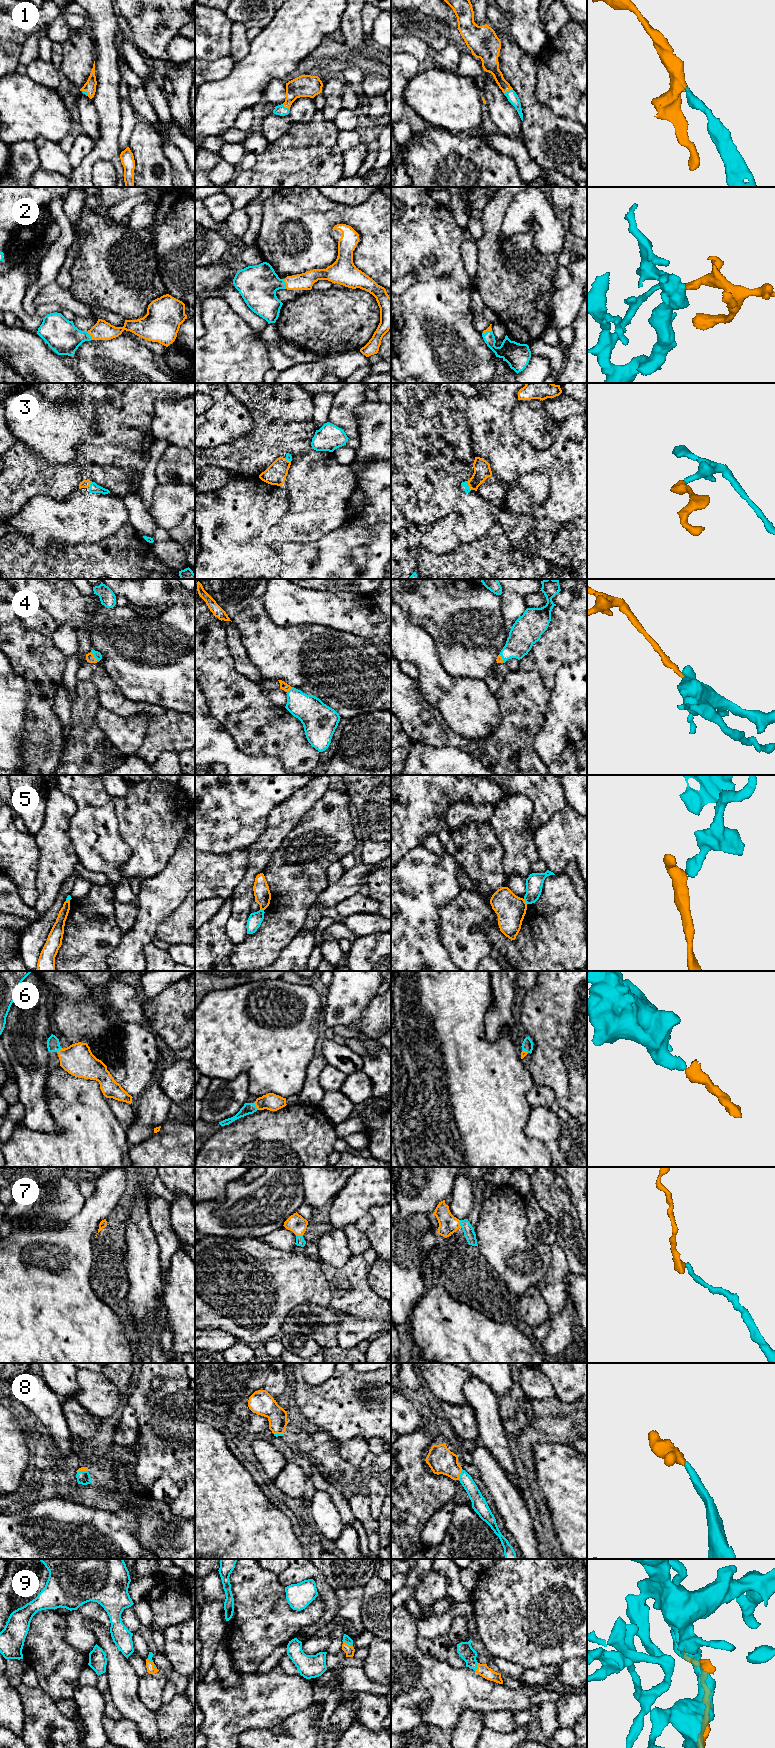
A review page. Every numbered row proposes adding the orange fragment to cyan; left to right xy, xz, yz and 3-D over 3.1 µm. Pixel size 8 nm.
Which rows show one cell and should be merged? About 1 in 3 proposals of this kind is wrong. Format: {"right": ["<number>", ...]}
{"right": ["1", "2", "3", "4", "6", "7", "8", "9"]}

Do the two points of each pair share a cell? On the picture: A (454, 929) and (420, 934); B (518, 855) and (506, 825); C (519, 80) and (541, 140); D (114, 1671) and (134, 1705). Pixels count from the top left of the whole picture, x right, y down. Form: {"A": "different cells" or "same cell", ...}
{"A": "different cells", "B": "same cell", "C": "same cell", "D": "same cell"}

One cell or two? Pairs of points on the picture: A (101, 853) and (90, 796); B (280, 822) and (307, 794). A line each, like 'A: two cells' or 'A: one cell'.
A: one cell
B: one cell

